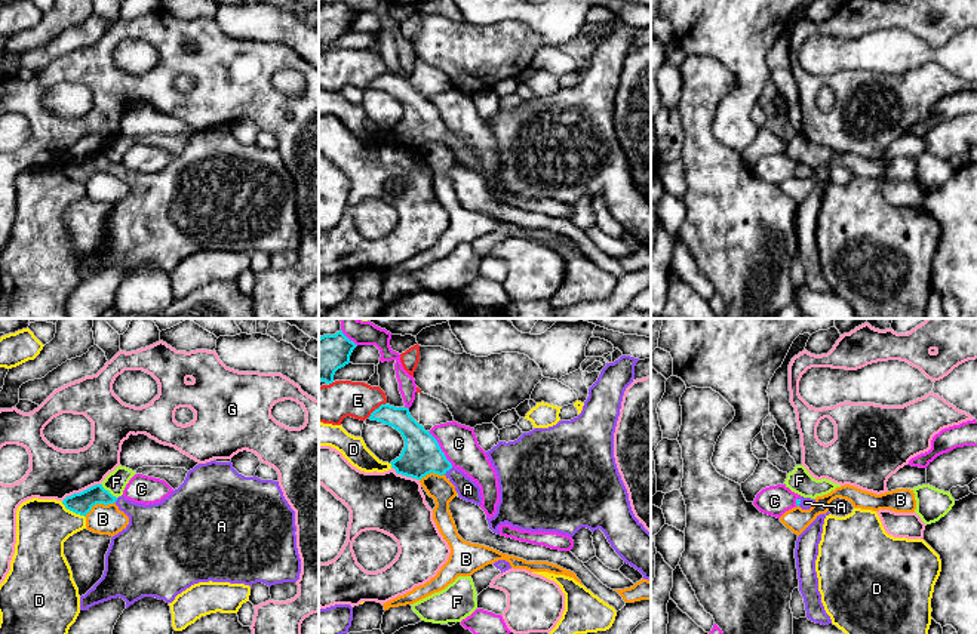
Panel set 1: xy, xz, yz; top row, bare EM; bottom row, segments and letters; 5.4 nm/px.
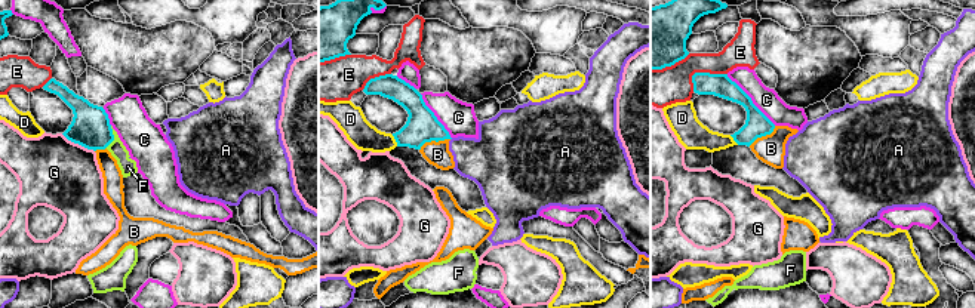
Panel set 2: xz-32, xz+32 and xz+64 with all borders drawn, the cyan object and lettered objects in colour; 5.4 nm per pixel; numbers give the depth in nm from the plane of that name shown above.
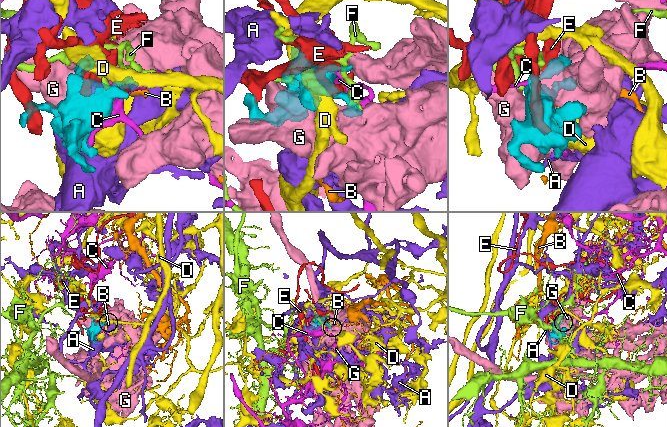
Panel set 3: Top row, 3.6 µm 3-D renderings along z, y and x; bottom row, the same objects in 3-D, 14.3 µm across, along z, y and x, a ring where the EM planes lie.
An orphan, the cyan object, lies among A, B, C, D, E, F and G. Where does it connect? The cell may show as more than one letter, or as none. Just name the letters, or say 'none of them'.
A

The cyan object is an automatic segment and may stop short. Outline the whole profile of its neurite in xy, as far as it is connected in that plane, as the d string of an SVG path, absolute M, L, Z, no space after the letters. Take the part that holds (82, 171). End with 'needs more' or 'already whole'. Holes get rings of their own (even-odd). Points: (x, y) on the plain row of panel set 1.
M211 129L206 132L199 132L193 138L187 141L187 145L184 151L175 157L168 166L165 166L162 170L157 172L136 172L125 164L113 164L108 158L102 156L102 153L95 153L80 161L74 161L71 164L67 164L62 172L65 173L67 178L85 184L92 178L93 173L96 172L116 172L120 179L123 179L129 185L129 193L114 203L111 206L110 216L105 222L105 238L102 246L85 262L80 265L80 278L87 278L89 276L108 270L111 267L123 267L126 270L126 277L133 273L135 270L141 268L142 265L156 265L159 268L165 268L166 271L172 271L178 262L185 259L194 252L199 250L230 250L230 252L245 252L245 253L252 253L256 250L262 250L268 255L276 253L276 252L283 252L283 250L297 250L299 247L301 241L301 227L298 222L297 216L297 194L295 194L295 179L291 176L288 169L283 164L283 160L279 154L279 150L273 148L261 148L258 145L245 145L239 142L234 136L231 129L230 130L216 130Z | needs more

